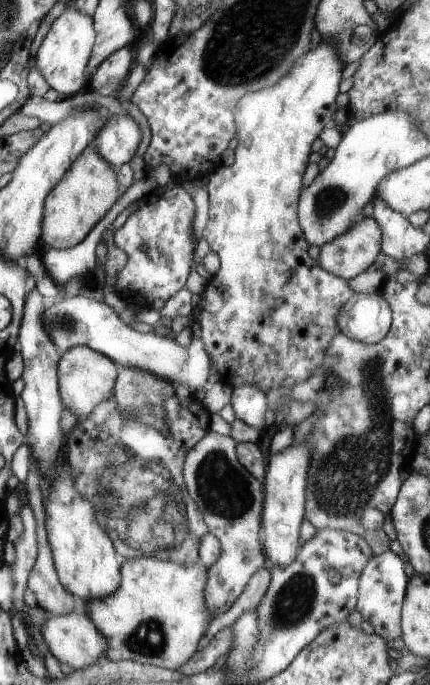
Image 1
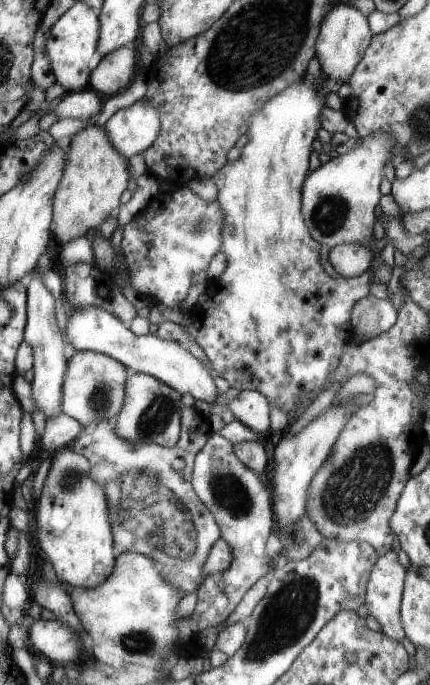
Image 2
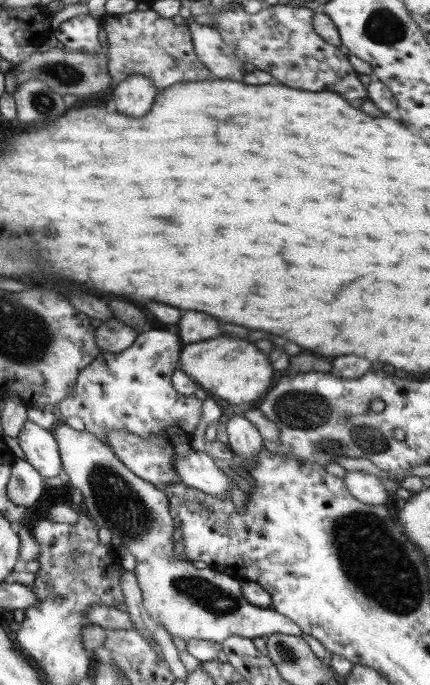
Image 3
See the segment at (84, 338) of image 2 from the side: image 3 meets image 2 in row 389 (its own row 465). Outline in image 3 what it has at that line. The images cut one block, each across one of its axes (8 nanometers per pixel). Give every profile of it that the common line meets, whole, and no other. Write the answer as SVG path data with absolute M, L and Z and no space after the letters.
M191 448L184 457L176 455L174 468L186 486L210 495L230 494L232 485L236 483L211 459L210 453Z

